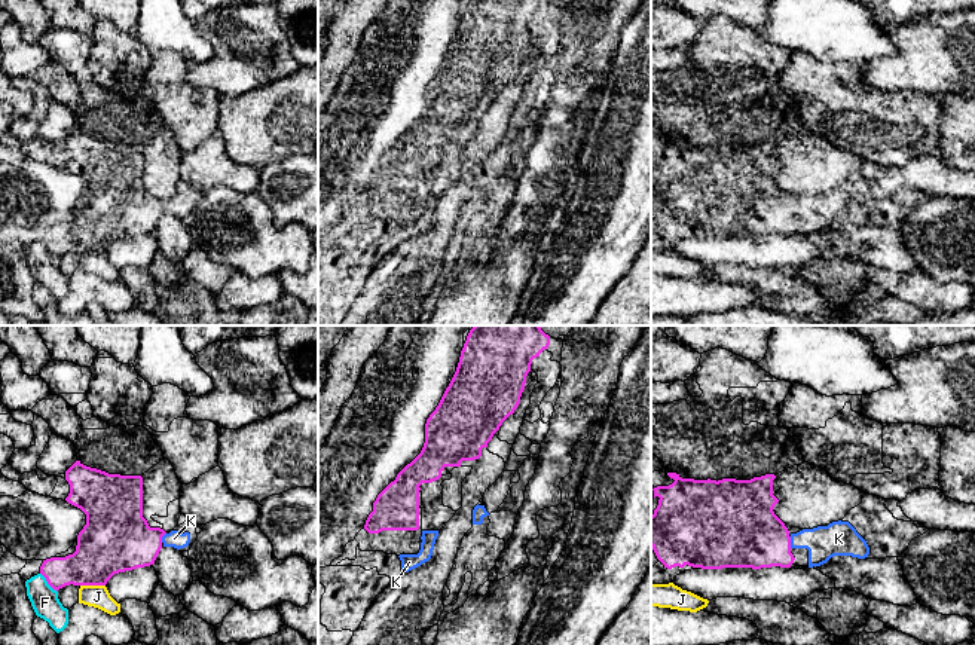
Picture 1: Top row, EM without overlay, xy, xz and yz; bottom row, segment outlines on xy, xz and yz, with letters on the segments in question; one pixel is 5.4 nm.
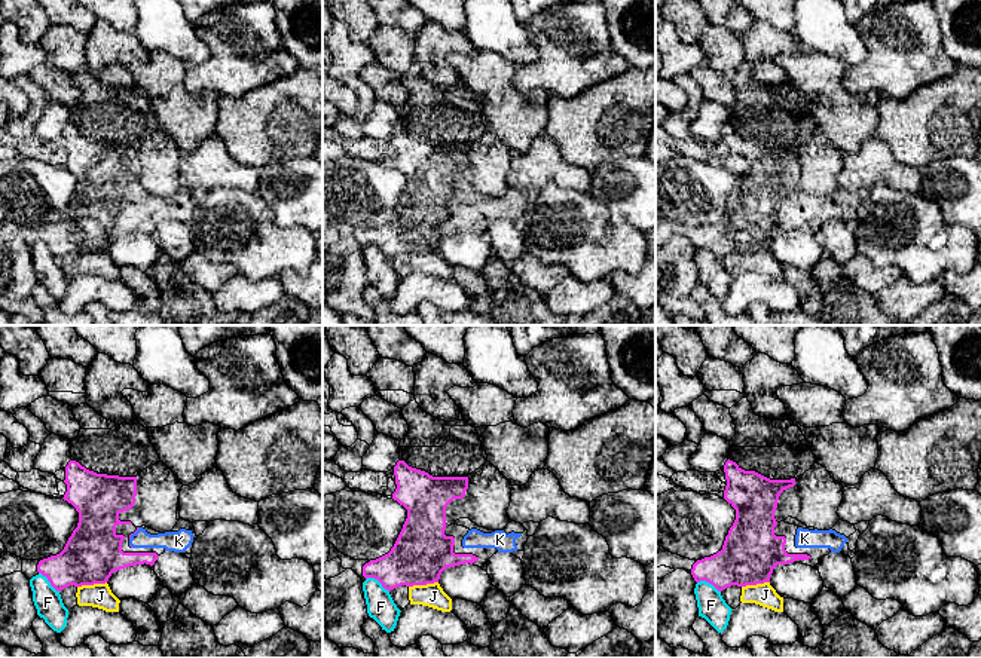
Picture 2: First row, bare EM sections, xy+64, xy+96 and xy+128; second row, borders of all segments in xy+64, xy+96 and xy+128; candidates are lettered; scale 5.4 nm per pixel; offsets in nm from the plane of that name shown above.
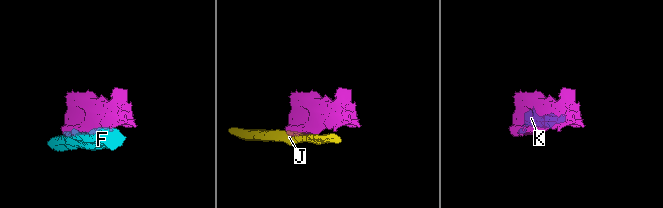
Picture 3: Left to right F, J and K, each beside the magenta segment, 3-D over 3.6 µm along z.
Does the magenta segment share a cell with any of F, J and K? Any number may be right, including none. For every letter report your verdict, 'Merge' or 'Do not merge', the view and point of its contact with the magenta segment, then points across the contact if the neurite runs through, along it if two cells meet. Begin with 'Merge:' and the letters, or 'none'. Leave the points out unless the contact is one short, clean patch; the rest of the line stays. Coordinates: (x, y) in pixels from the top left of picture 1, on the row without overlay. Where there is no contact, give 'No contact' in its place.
Merge: K
F: Do not merge. Touches magenta at xy (48, 250). Boundary: xy (40, 240), (57, 259)
J: Do not merge. Touches magenta at xy (92, 251)
K: Merge. Touches magenta at yz (789, 210)

